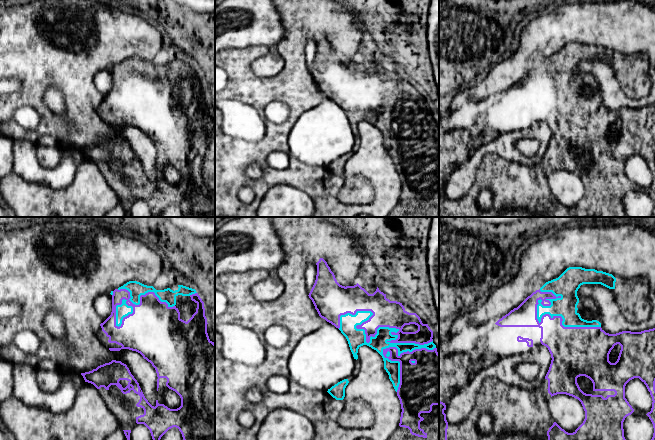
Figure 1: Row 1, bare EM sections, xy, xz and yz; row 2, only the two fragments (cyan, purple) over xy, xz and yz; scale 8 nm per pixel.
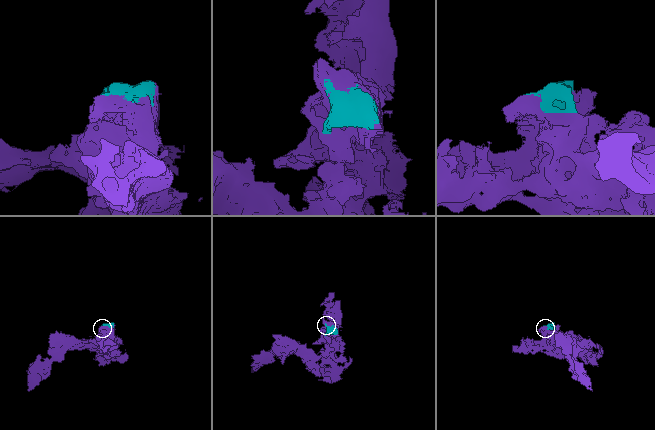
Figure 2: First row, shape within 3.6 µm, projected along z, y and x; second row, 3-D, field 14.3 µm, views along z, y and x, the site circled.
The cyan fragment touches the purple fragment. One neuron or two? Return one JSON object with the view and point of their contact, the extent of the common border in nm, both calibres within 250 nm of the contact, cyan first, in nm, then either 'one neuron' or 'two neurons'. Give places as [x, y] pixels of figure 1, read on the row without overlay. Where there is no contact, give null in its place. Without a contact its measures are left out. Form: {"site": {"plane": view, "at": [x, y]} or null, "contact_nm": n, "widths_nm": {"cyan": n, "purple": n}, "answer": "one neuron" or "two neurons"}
{"site": {"plane": "xz", "at": [376, 110]}, "contact_nm": 750, "widths_nm": {"cyan": 150, "purple": 220}, "answer": "one neuron"}

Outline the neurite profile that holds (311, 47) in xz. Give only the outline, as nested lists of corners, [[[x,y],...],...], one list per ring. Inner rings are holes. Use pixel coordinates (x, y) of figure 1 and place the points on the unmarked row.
[[[309,37],[307,44],[305,46],[305,59],[308,71],[315,59],[316,51],[317,51],[317,41],[313,37]]]

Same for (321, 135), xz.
[[[322,94],[321,103],[302,113],[292,127],[289,156],[311,167],[328,167],[349,153],[355,136],[346,113]]]

